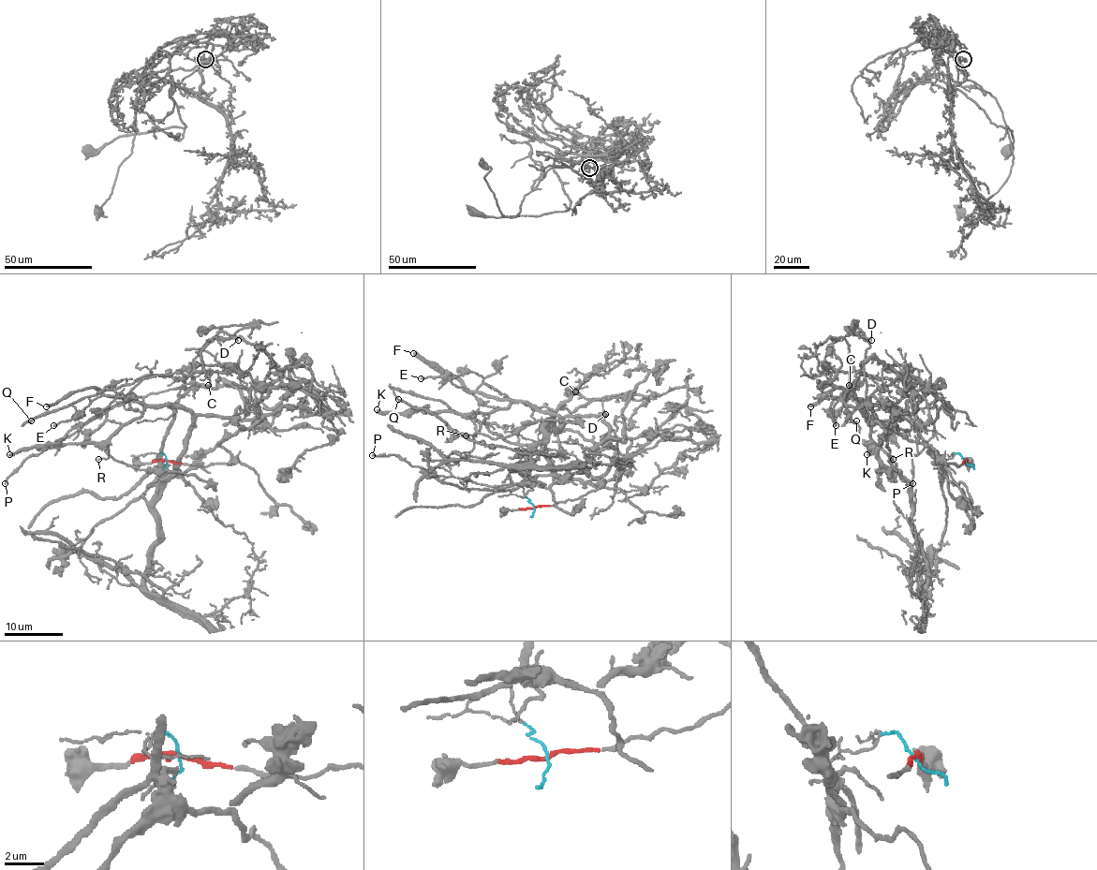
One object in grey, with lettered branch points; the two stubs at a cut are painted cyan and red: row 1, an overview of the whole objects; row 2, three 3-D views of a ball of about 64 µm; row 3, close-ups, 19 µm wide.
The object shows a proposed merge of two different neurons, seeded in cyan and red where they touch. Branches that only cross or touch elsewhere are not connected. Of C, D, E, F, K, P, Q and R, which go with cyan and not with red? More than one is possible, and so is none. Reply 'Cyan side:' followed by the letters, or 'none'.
Cyan side: C, D, P, Q

